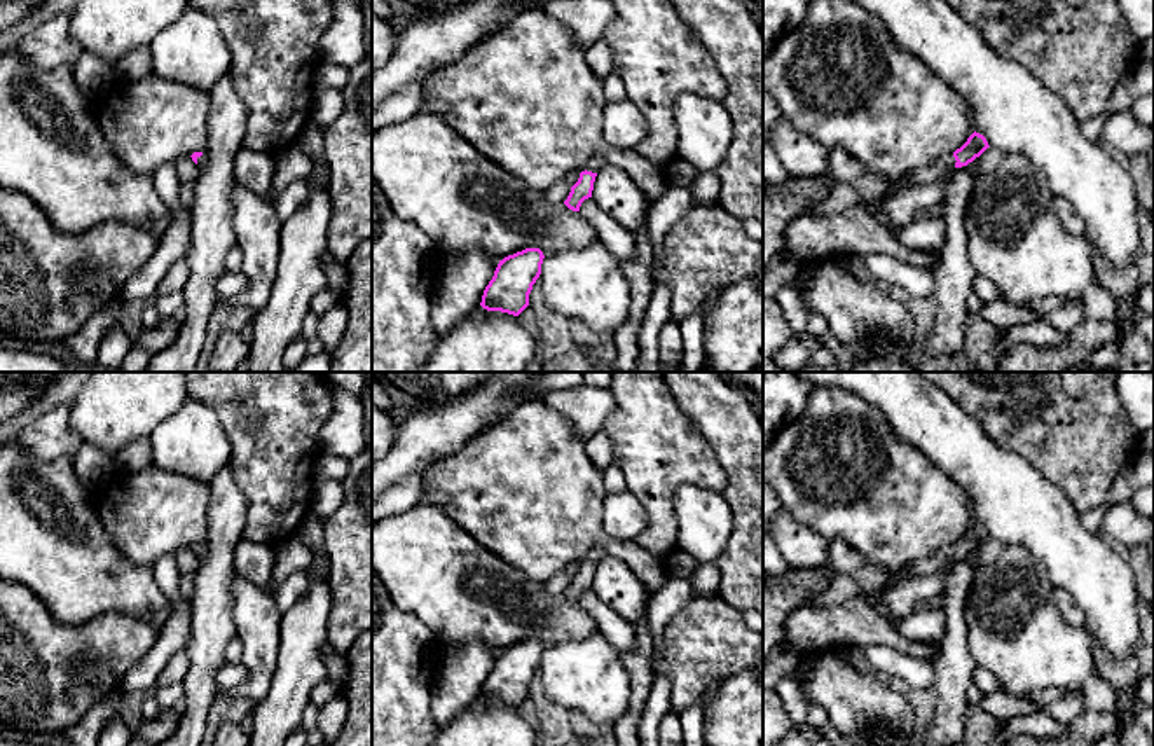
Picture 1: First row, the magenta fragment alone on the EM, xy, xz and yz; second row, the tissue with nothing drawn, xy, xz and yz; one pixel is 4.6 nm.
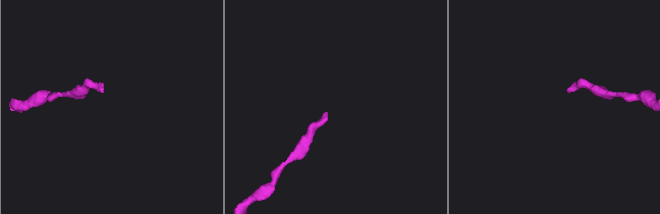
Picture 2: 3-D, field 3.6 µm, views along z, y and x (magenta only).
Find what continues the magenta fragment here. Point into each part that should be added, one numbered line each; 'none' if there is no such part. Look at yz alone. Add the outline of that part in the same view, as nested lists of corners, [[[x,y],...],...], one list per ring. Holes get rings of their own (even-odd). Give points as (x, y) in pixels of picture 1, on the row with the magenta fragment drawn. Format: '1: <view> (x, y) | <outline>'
1: yz (929, 173) | [[[946,154],[939,159],[936,159],[931,166],[920,168],[917,171],[913,171],[904,182],[903,182],[903,189],[904,187],[911,187],[915,183],[929,183],[934,182],[936,178],[939,178],[944,171],[948,169],[955,169],[955,157],[953,154]]]

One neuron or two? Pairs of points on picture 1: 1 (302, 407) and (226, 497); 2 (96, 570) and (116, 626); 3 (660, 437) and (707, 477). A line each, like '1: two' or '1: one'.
1: two
2: two
3: one

